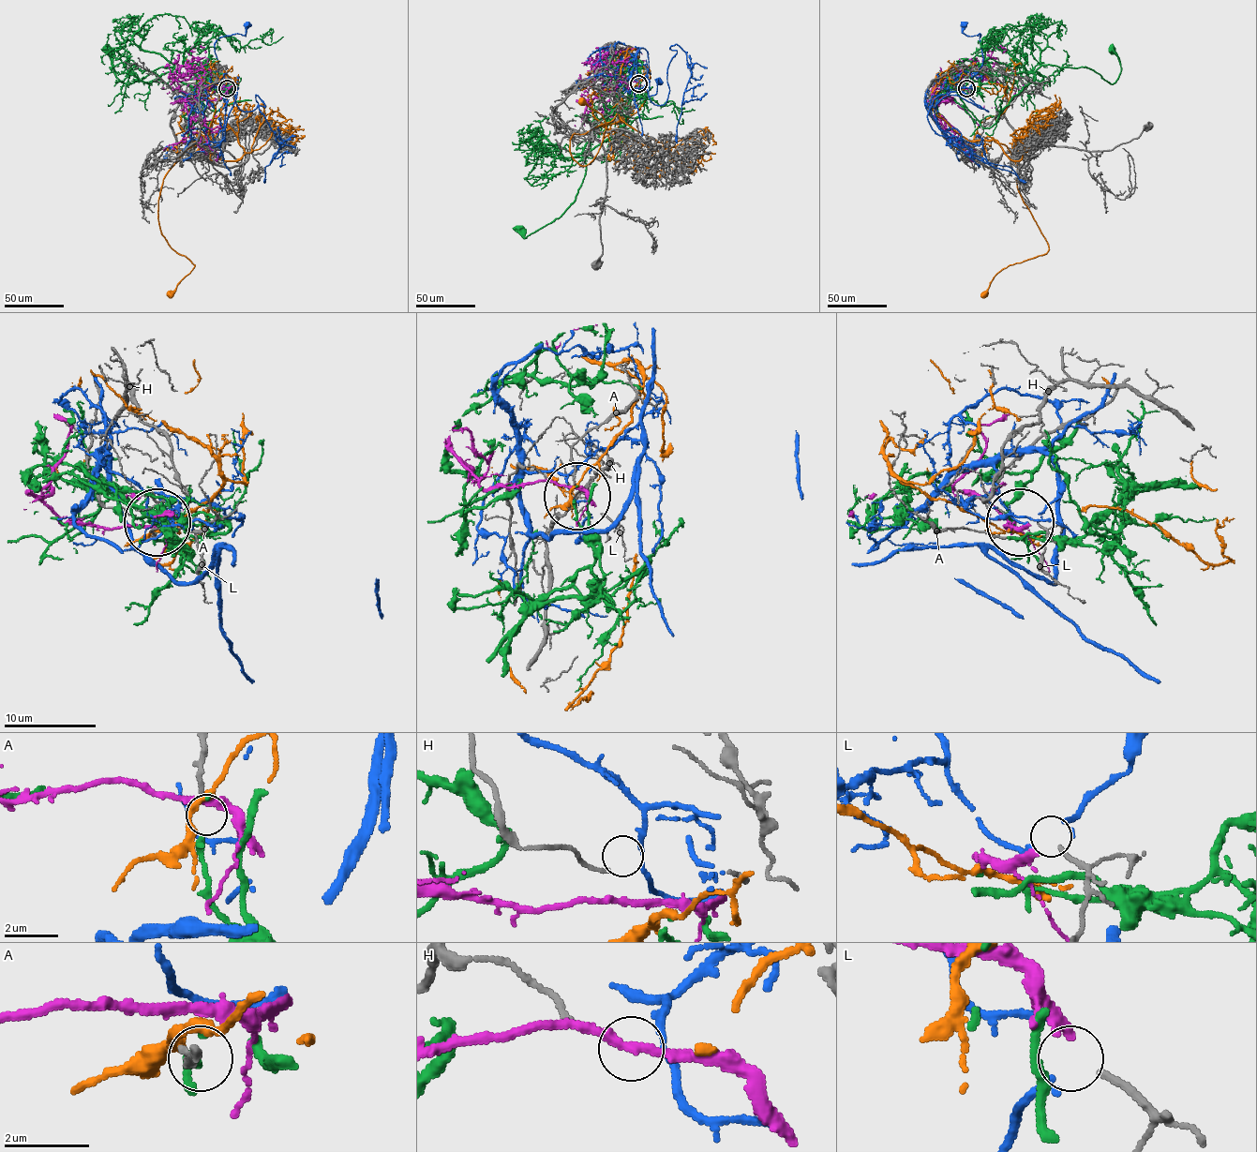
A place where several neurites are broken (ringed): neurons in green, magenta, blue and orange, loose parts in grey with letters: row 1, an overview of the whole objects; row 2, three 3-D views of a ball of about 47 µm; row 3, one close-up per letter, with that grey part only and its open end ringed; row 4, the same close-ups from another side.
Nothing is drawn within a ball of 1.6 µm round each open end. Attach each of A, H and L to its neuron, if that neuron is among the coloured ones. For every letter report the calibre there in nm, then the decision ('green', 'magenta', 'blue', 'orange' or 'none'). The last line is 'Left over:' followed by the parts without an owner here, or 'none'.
A: calibre 180 nm; none
H: calibre 120 nm; none
L: calibre 140 nm; blue
Left over: A, H

